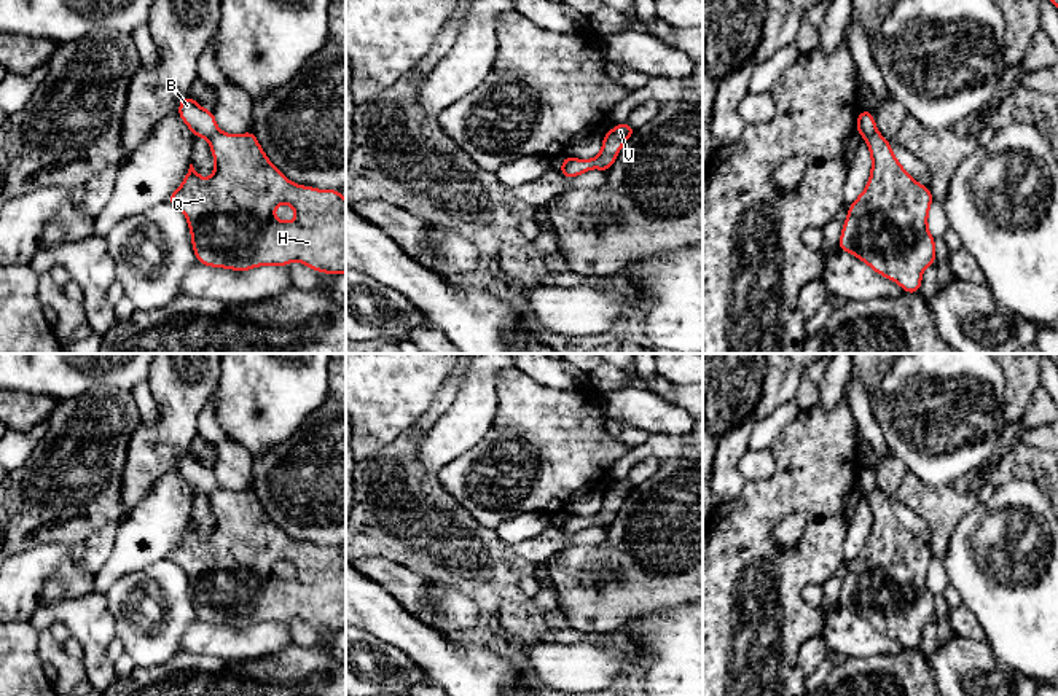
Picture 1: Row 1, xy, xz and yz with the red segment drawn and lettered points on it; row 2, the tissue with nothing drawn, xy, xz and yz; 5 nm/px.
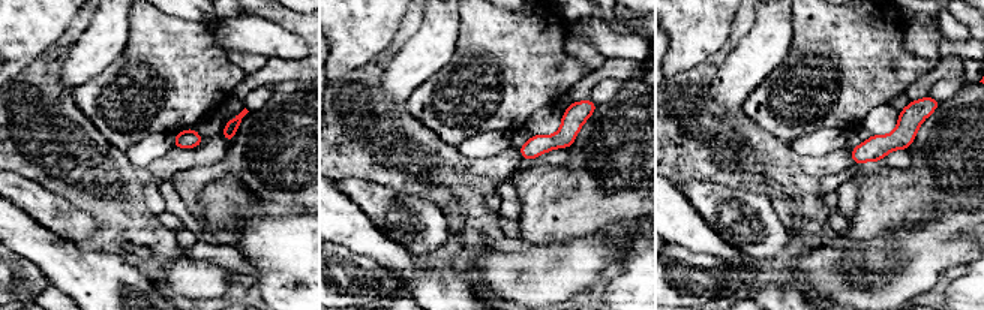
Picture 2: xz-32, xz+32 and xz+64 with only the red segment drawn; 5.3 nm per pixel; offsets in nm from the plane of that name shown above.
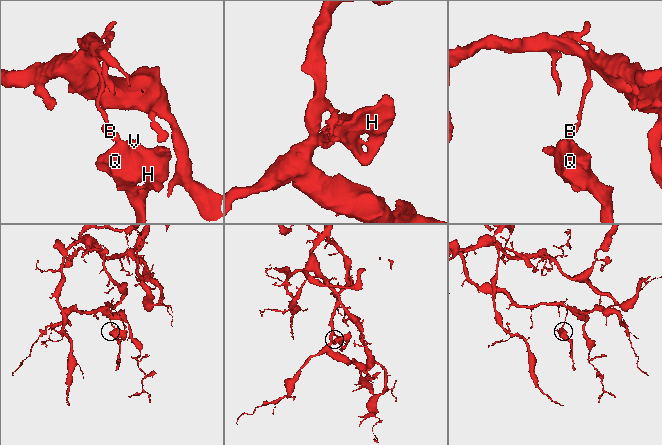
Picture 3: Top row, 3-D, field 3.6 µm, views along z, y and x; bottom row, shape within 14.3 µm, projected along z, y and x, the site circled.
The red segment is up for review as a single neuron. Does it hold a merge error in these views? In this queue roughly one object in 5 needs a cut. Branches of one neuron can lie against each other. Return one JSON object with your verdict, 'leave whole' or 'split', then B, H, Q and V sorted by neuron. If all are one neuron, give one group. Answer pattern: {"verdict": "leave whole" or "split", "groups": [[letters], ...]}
{"verdict": "split", "groups": [["B"], ["H", "Q", "V"]]}

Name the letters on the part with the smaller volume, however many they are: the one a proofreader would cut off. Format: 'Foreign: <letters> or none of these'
Foreign: H, Q, V

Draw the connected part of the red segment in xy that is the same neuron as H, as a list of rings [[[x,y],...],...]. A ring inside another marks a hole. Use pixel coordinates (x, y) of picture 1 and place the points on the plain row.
[[[218,487],[209,502],[215,516],[212,532],[204,537],[190,521],[180,545],[167,554],[188,577],[198,620],[244,629],[300,618],[317,629],[346,629],[346,557],[339,546],[292,540],[268,516],[252,487],[239,492]],[[279,561],[295,565],[293,578],[276,575]]]

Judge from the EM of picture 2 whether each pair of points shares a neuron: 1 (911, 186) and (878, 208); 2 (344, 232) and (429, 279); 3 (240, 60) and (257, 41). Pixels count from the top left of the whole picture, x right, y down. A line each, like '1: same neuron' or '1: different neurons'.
1: same neuron
2: same neuron
3: different neurons

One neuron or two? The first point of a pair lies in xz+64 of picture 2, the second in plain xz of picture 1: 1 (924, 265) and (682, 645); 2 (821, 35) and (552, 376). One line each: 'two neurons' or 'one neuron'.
1: two neurons
2: two neurons

